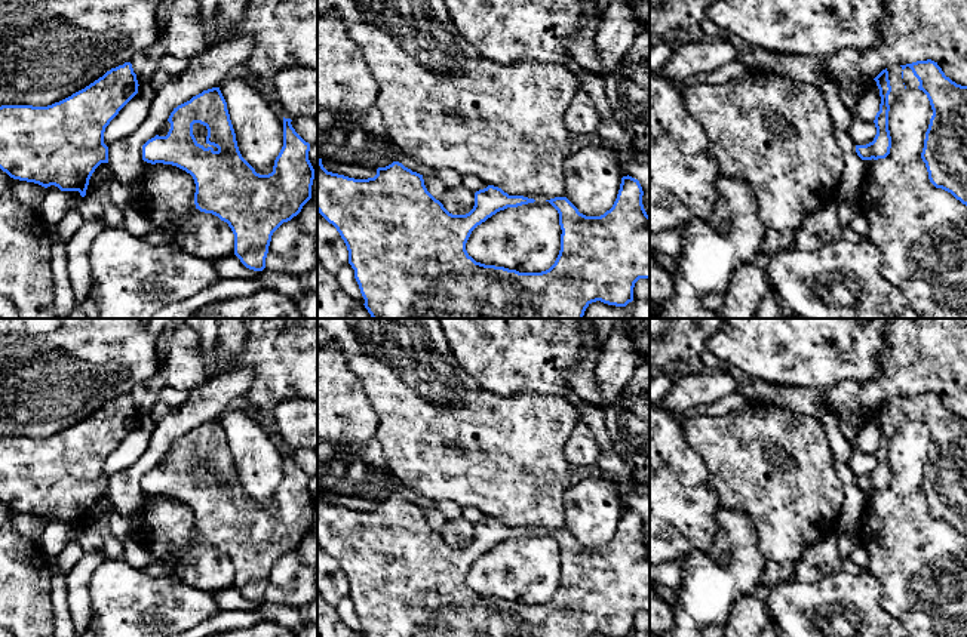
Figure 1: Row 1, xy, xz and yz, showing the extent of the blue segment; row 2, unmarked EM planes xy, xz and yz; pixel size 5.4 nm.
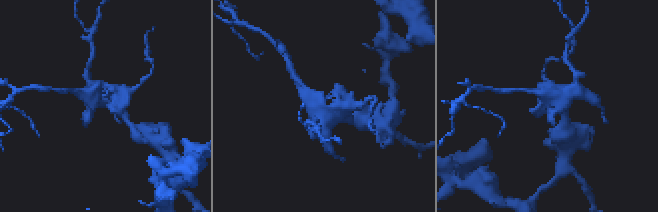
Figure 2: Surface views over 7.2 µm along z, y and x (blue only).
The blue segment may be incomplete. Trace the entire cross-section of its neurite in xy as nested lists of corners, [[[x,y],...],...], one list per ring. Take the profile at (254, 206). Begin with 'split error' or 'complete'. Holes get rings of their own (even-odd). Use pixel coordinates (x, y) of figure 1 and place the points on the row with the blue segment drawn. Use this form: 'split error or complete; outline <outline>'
complete; outline [[[220,87],[203,90],[178,105],[168,121],[171,129],[166,136],[156,135],[142,145],[142,160],[151,164],[172,164],[190,173],[196,184],[196,209],[227,222],[234,234],[234,255],[246,268],[263,271],[273,233],[297,216],[311,199],[314,169],[308,160],[310,144],[295,132],[292,120],[283,117],[283,147],[274,160],[273,172],[257,173],[239,151],[227,102]],[[194,123],[208,129],[208,148],[196,141]]]

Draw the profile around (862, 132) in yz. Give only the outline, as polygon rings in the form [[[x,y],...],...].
[[[853,119],[847,132],[853,139],[854,145],[866,145],[874,141],[877,135],[877,127],[874,121]]]

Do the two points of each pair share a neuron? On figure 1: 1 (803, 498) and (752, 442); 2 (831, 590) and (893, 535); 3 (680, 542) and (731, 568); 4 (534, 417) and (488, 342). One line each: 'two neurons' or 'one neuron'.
1: one neuron
2: two neurons
3: two neurons
4: two neurons

